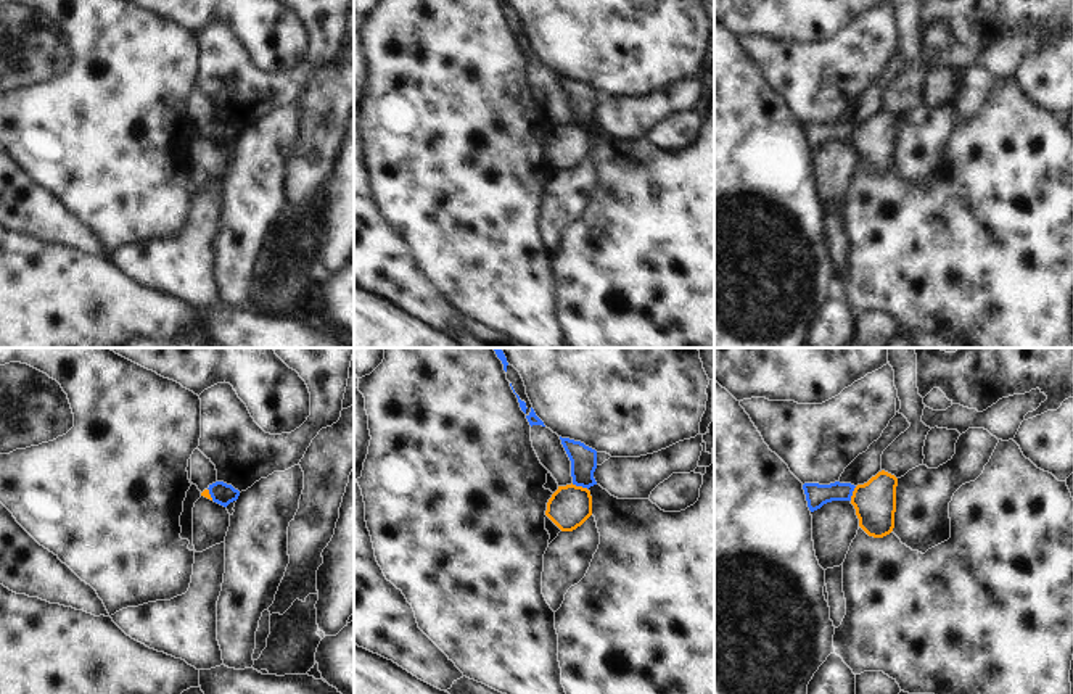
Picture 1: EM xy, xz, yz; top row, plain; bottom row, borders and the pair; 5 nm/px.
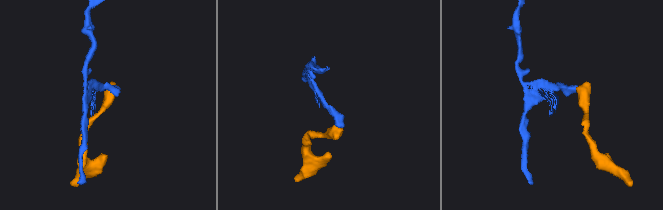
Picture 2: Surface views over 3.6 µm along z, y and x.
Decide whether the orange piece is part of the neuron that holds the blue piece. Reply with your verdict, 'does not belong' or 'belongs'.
does not belong

